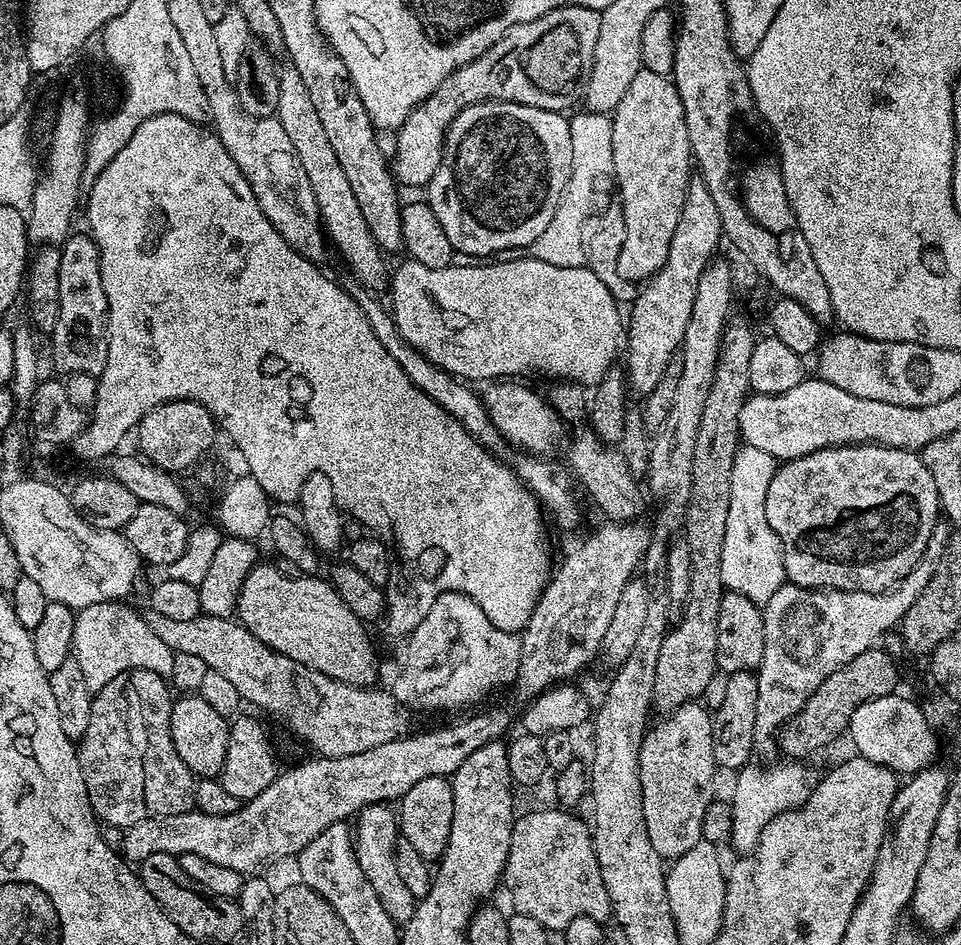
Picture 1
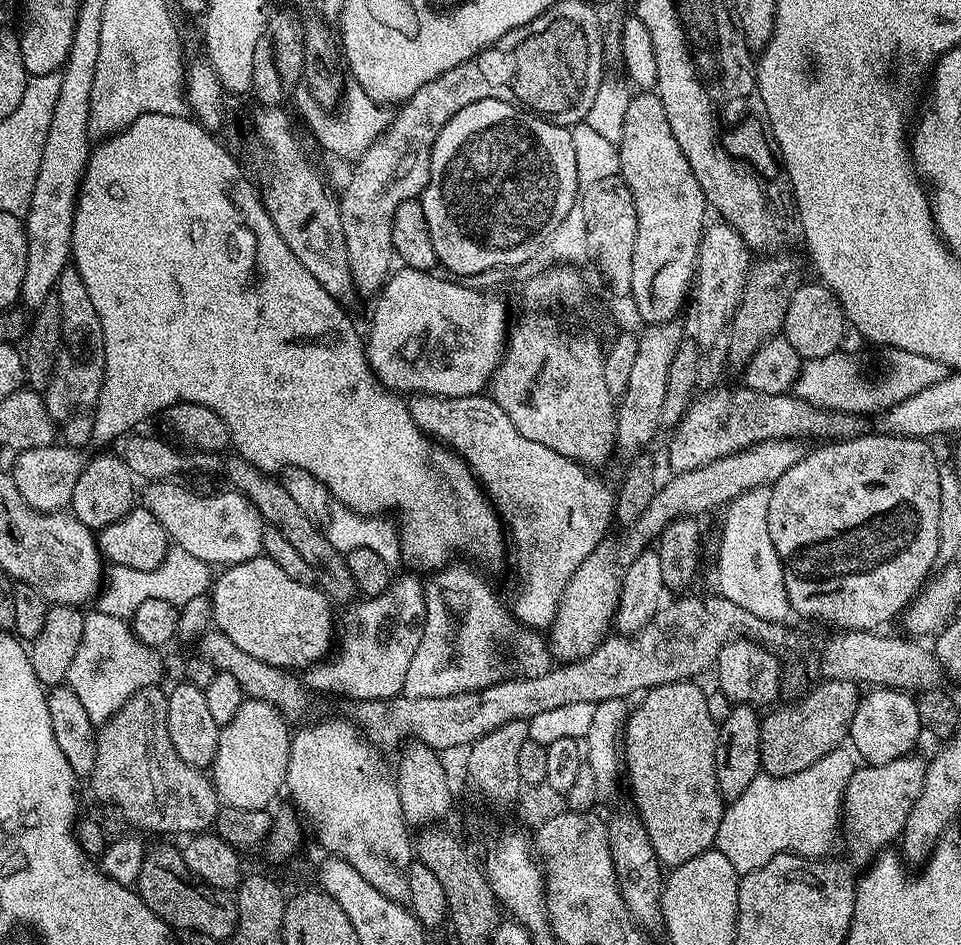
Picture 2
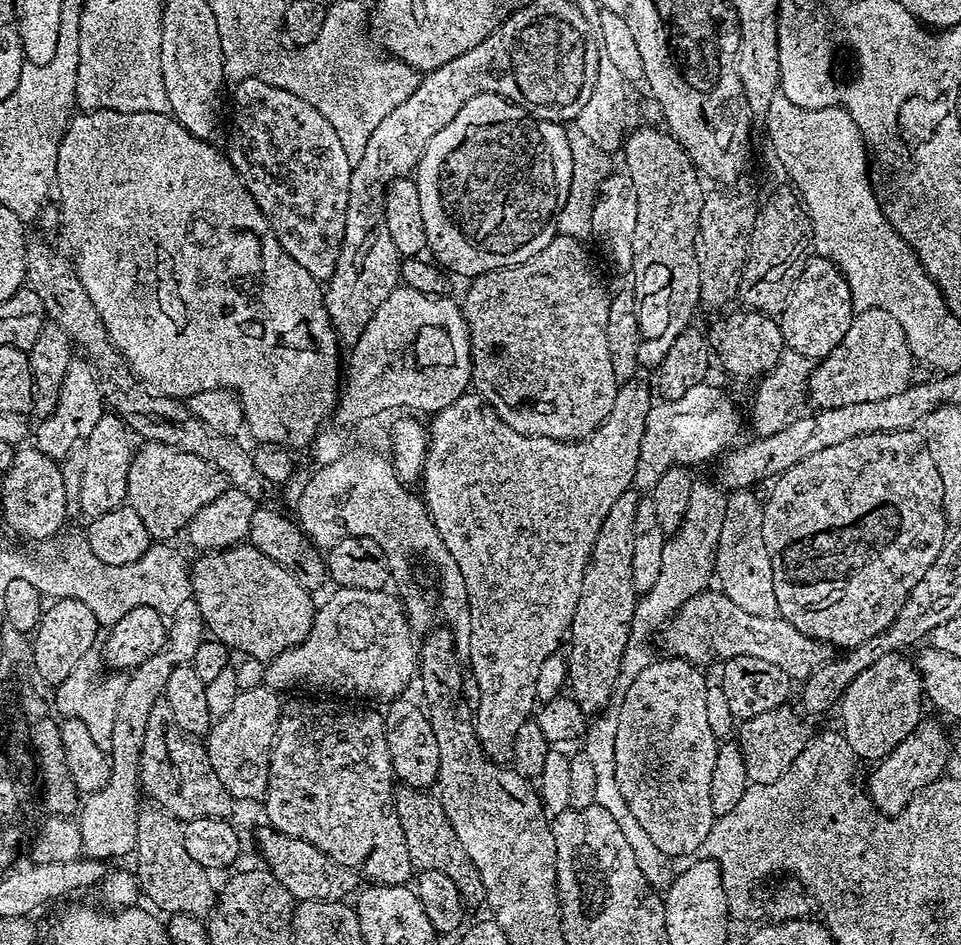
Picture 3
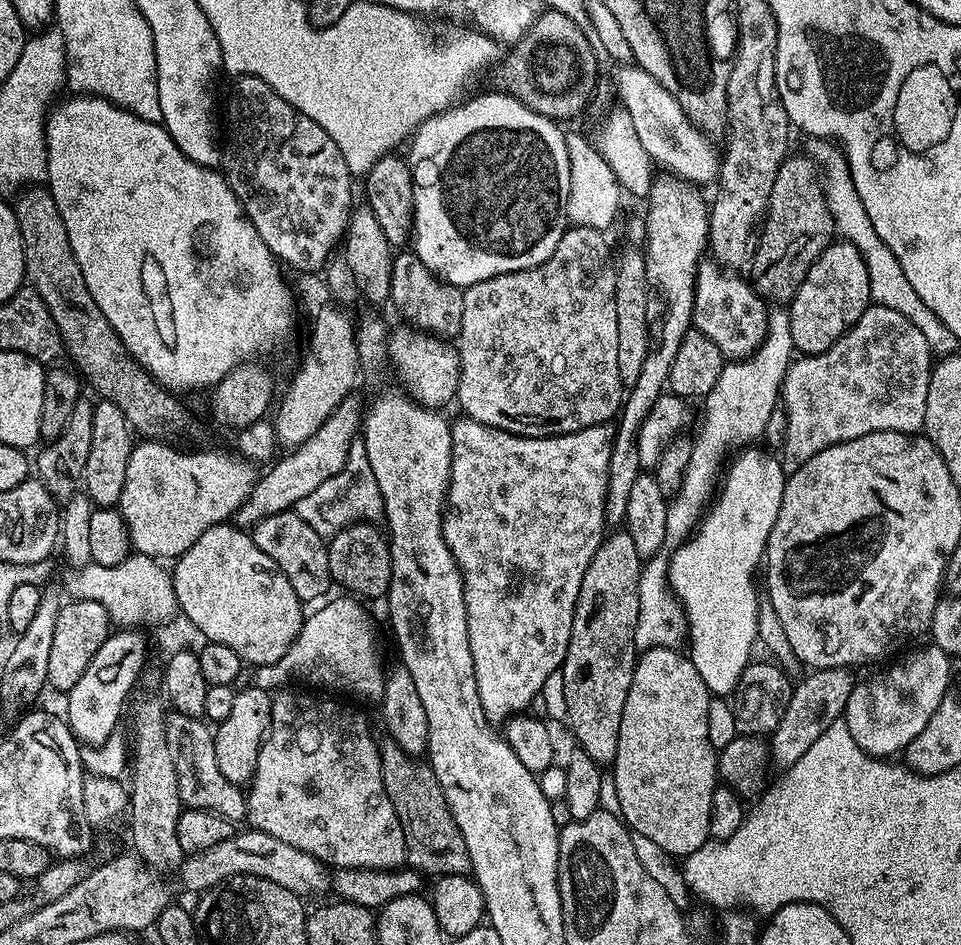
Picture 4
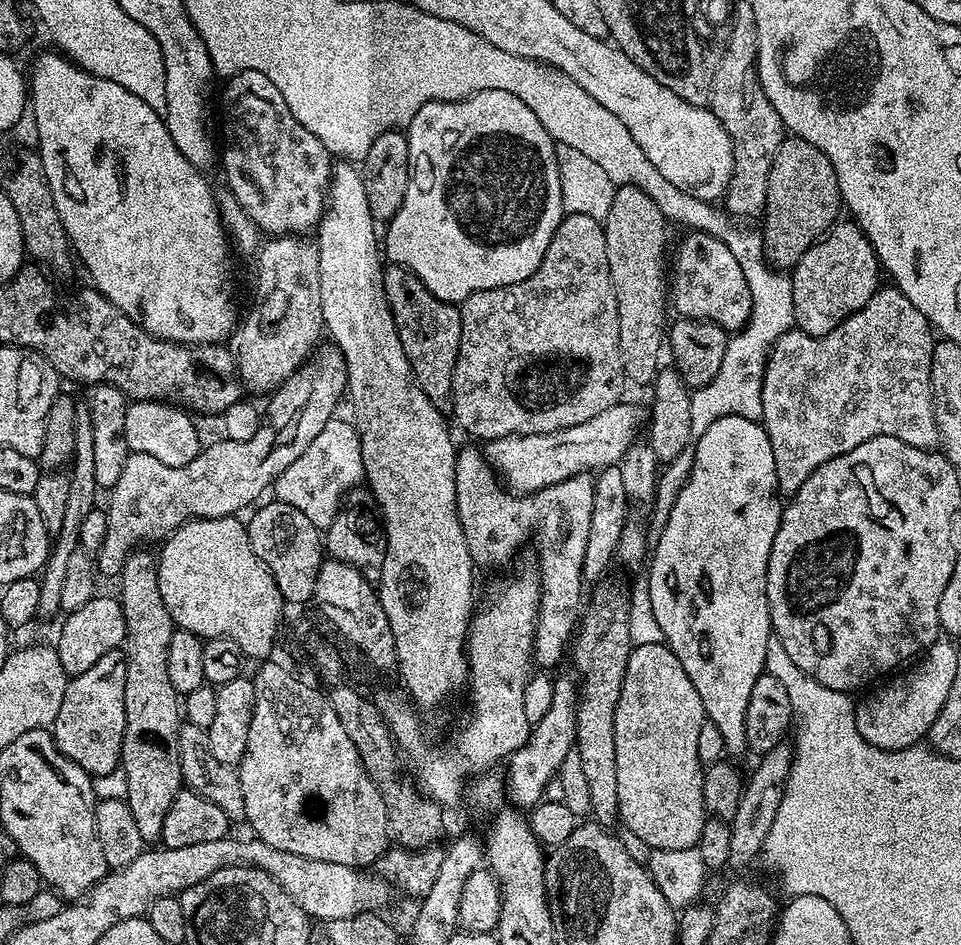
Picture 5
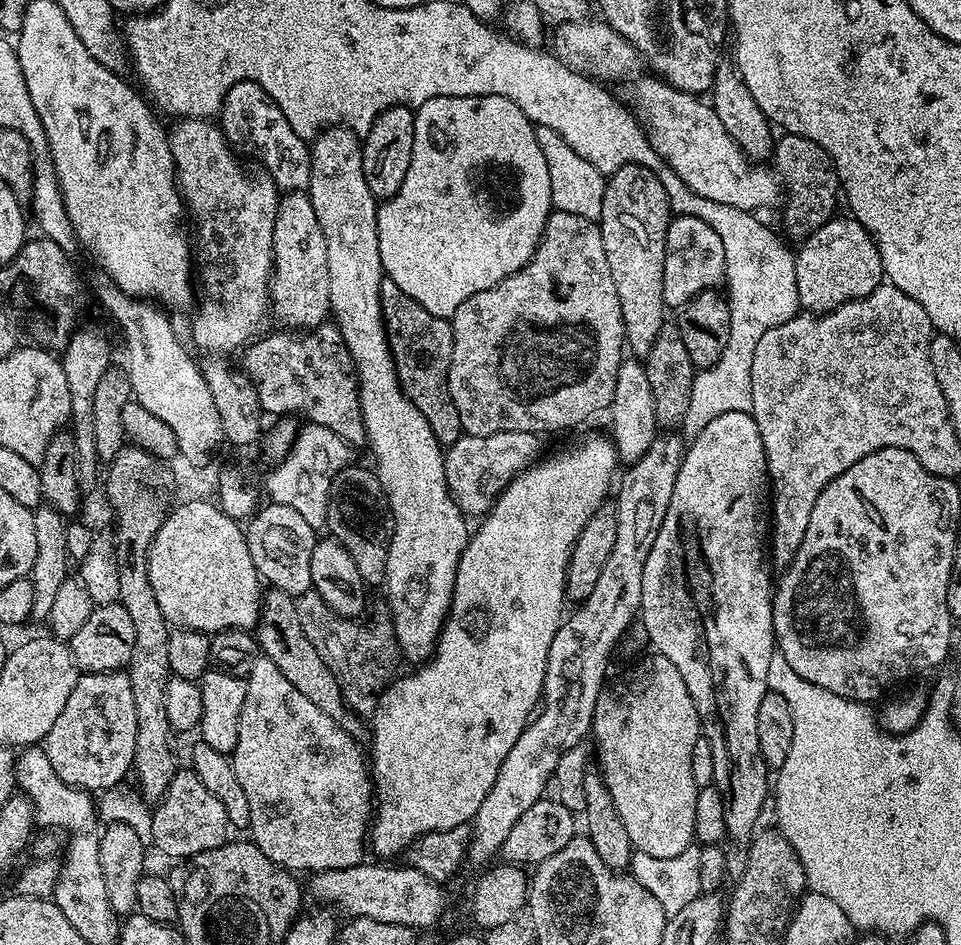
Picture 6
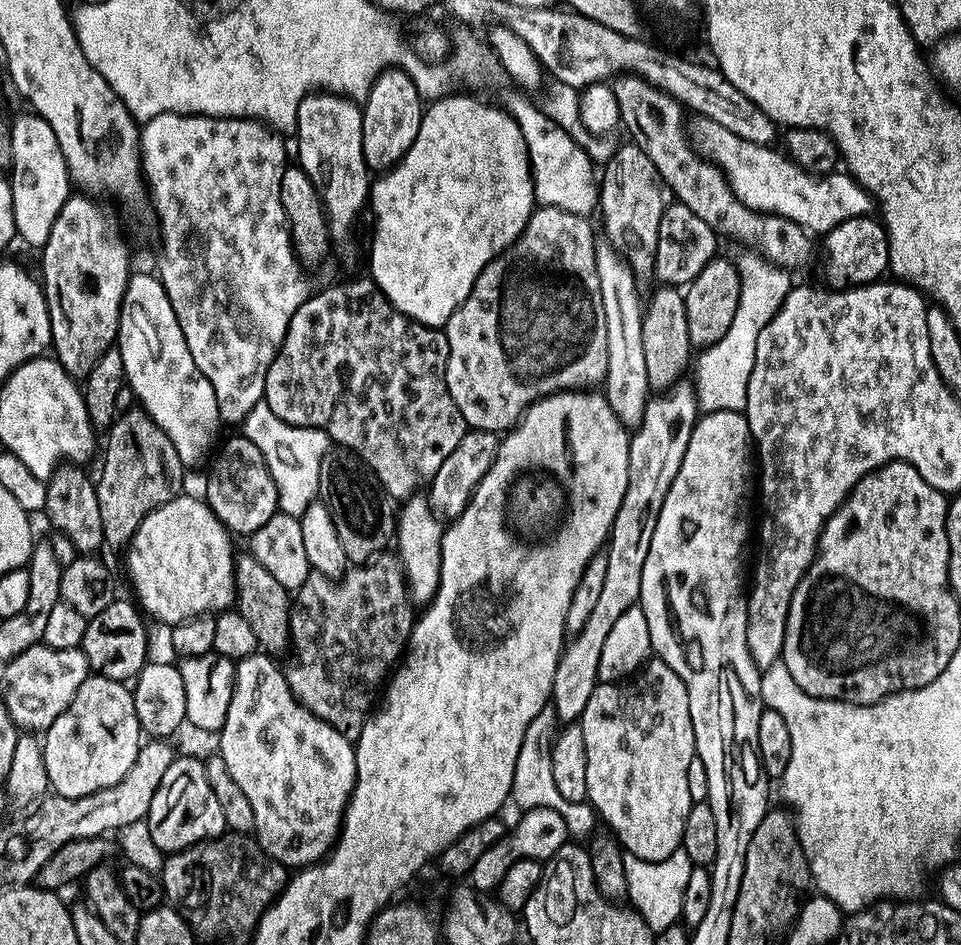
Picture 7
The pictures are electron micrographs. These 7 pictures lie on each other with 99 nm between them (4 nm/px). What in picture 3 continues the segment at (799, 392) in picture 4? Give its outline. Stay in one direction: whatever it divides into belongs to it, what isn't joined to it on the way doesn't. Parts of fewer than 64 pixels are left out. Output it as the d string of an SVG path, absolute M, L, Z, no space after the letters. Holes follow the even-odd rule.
M871 308L866 312L856 312L850 330L846 334L846 338L842 338L842 342L838 347L831 352L823 360L819 361L813 367L810 377L810 400L816 403L821 409L825 408L837 408L843 404L853 404L854 402L874 402L878 398L890 398L892 394L898 394L906 390L910 384L913 383L914 377L912 377L912 364L914 365L914 357L912 351L908 348L906 342L906 334L902 330L902 326L898 326L898 318L894 318L894 314L886 314L886 310L881 308Z

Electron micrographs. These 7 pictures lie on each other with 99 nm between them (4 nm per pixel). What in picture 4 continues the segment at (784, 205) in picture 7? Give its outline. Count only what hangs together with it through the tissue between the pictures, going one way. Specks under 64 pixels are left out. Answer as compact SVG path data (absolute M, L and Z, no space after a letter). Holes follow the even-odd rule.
M628 62L616 72L616 96L619 107L626 110L626 114L630 114L631 121L634 122L634 130L638 133L638 142L642 142L642 150L646 150L646 154L655 165L667 170L673 176L680 176L684 180L689 180L691 184L697 186L705 186L717 179L720 171L721 153L716 153L713 137L707 132L702 131L696 124L690 122L690 118L682 110L682 106L678 106L678 102L670 94L670 90L666 90L657 80L650 74L646 74L646 70L642 70L635 63Z

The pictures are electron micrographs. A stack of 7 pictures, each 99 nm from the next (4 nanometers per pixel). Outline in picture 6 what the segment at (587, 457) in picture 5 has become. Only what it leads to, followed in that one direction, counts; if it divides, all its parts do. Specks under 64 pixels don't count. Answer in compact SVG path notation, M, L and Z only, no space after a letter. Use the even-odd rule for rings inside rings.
M499 432L485 436L465 434L458 442L447 445L444 453L446 482L465 517L480 518L487 514L500 491L517 474L541 459L540 440L535 432Z

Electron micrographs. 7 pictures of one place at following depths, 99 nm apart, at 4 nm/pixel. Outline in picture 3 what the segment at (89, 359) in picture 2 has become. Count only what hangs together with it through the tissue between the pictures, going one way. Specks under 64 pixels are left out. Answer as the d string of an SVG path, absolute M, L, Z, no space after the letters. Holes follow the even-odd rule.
M87 358L73 359L70 370L66 370L66 378L62 380L62 390L58 390L58 406L54 406L51 415L41 423L44 425L37 432L35 429L35 447L40 449L42 455L57 462L63 461L74 442L87 441L94 426L98 426L98 418L102 418L105 411L106 405L93 362Z

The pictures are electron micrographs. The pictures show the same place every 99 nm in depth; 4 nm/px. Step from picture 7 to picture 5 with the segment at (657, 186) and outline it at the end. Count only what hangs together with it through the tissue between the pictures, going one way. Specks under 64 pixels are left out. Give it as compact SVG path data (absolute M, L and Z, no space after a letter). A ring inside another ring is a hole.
M621 184L614 194L610 214L602 222L615 301L618 305L618 332L625 377L646 387L653 381L664 346L664 304L666 278L662 276L662 254L666 244L666 221L662 210L633 184Z

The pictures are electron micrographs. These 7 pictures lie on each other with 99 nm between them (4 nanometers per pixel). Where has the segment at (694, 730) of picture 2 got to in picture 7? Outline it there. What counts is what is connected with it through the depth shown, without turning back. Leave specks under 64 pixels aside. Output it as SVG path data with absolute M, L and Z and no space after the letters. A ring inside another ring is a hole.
M659 658L649 659L648 663L636 673L635 676L630 676L626 680L621 680L615 684L605 684L603 682L597 683L594 694L590 694L590 702L586 702L586 710L582 710L579 718L579 726L582 730L582 739L586 741L586 790L588 791L587 803L591 804L593 812L601 821L608 823L607 831L616 837L617 843L627 855L634 858L642 858L646 862L662 862L666 858L670 858L670 854L674 854L674 850L678 850L682 842L682 830L686 830L686 818L690 814L694 797L692 797L692 784L688 781L688 775L692 772L692 764L694 768L694 761L696 760L696 743L694 742L694 722L690 722L690 698L686 698L686 686L682 682L682 678L678 678L678 674L674 674L674 670L670 670L670 666L666 666L666 662Z

